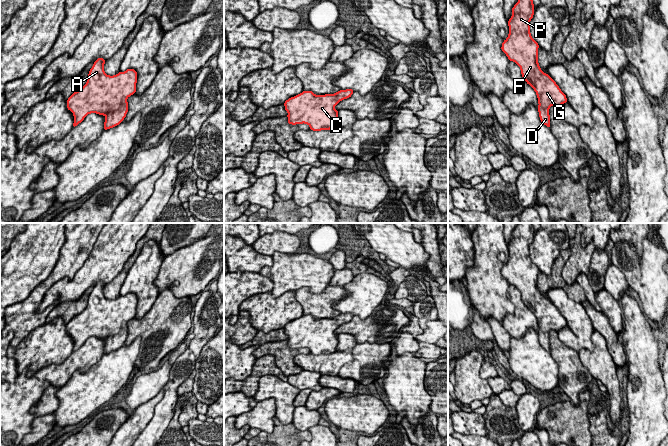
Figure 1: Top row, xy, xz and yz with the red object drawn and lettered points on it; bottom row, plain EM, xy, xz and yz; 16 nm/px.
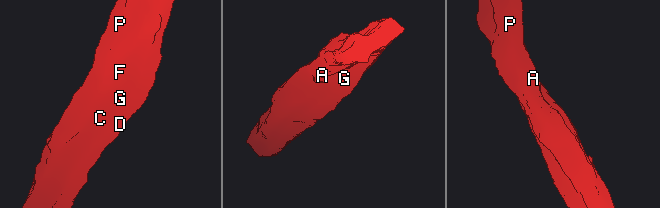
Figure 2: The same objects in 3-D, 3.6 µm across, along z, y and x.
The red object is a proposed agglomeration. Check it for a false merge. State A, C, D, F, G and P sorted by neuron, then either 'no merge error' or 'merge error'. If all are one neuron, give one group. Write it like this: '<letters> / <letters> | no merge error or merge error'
A C D F G P | no merge error

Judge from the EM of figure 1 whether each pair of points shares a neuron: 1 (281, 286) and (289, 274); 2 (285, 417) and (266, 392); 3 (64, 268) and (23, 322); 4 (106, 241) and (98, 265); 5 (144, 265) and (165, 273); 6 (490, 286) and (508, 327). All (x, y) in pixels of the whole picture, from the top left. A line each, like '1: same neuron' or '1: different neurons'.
1: same neuron
2: same neuron
3: same neuron
4: same neuron
5: different neurons
6: different neurons

